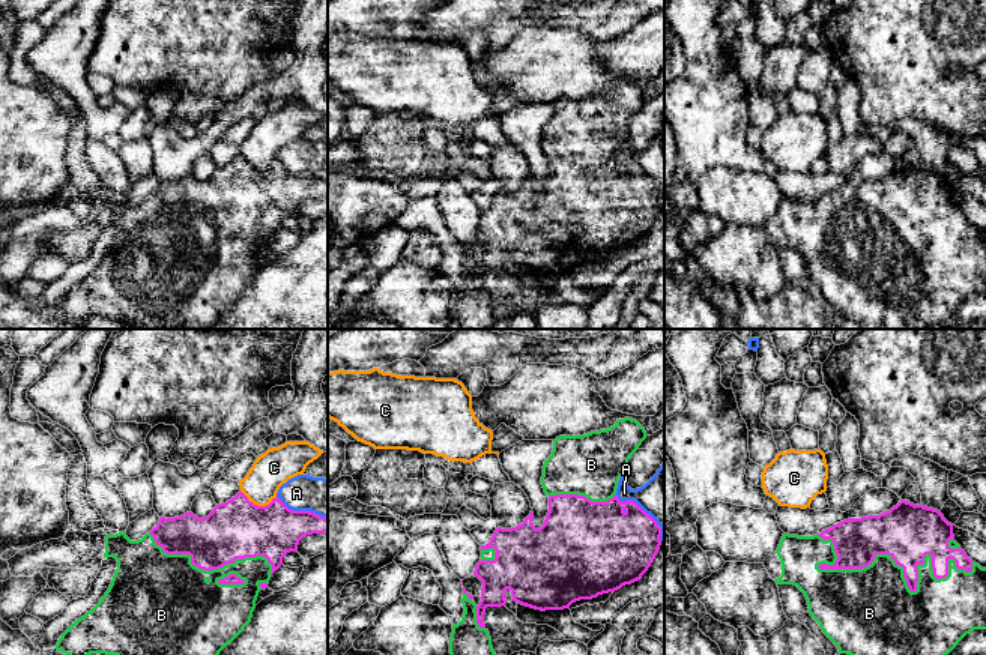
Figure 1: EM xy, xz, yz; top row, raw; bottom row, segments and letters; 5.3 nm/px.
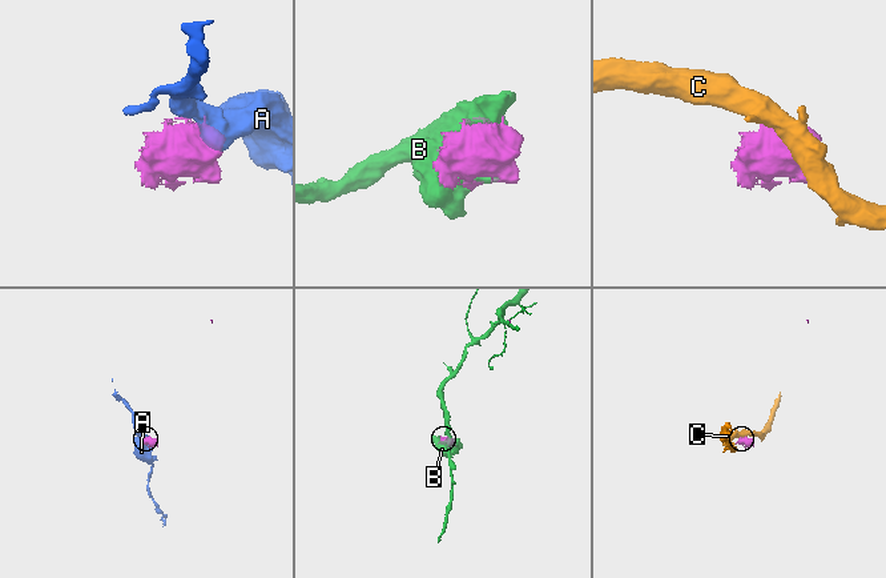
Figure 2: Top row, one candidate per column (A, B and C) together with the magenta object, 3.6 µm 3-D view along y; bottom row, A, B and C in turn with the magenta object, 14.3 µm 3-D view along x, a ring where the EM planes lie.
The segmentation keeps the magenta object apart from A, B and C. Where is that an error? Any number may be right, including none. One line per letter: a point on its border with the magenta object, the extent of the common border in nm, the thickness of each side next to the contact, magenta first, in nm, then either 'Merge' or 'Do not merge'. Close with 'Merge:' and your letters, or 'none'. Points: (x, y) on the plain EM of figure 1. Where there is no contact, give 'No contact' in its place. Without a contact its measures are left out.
A: Touches magenta at xy (302, 175). Shared border 300 nm. Thickness 280 nm (magenta) against 200 nm. Do not merge
B: Touches magenta at yz (904, 235). Shared border 850 nm. Thickness 300 nm (magenta) against 420 nm. Merge
C: Touches magenta at xy (256, 169). Shared border 200 nm. Thickness 320 nm (magenta) against 200 nm. Do not merge
Merge: B

